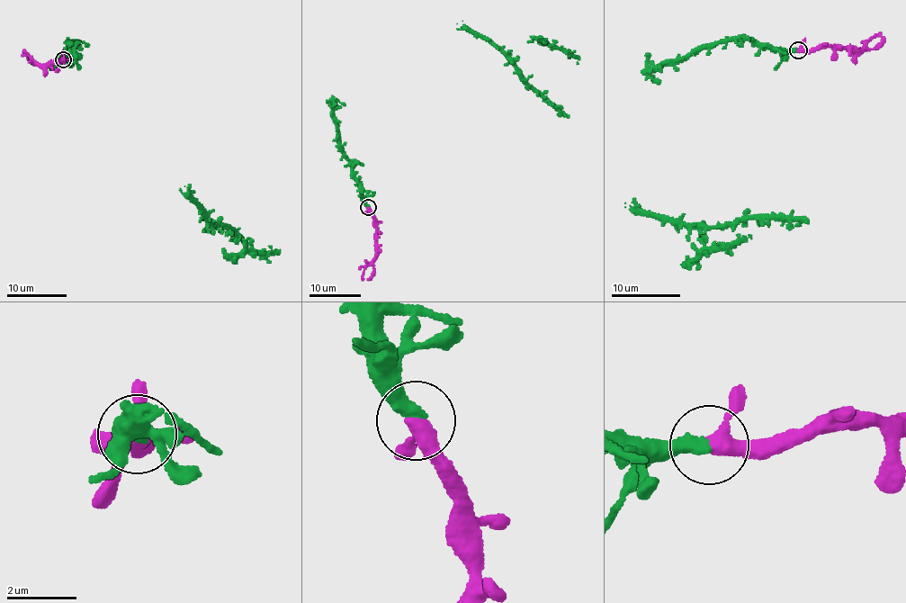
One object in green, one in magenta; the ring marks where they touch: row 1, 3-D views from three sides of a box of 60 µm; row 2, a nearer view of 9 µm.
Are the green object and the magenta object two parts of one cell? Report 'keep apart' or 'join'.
join

